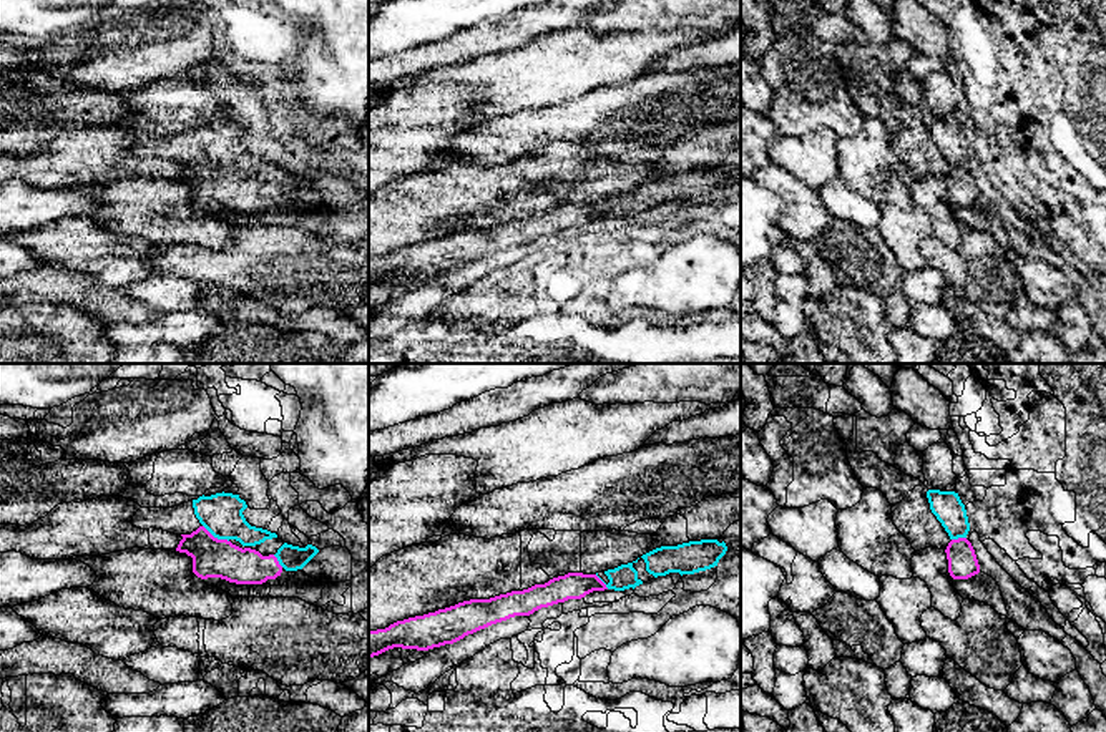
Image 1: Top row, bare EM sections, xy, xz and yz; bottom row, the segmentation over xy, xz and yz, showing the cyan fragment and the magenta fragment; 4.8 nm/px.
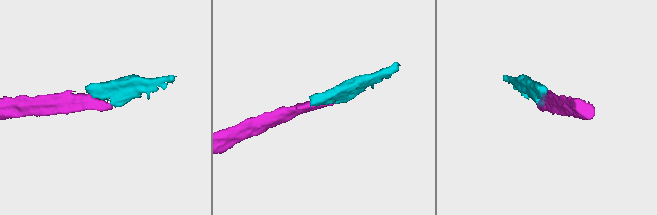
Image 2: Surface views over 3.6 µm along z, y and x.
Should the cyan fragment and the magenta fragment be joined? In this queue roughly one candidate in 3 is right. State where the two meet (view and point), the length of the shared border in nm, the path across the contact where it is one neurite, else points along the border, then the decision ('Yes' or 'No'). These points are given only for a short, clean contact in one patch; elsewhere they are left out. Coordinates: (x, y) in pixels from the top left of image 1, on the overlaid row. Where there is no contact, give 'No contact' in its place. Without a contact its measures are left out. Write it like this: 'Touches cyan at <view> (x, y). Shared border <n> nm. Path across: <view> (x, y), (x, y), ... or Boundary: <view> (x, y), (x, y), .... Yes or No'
Touches cyan at xy (216, 536). Shared border 150 nm. Path across: xy (221, 515), (216, 536), (211, 558). Yes

